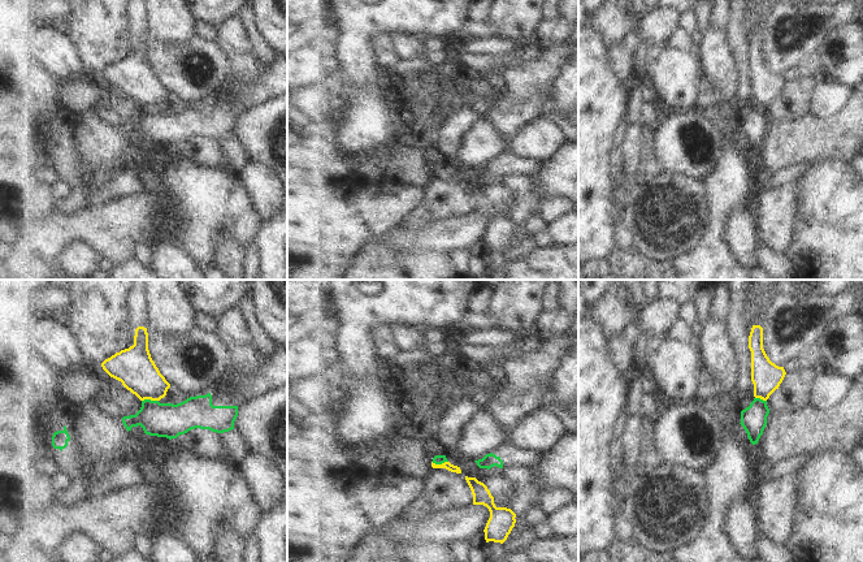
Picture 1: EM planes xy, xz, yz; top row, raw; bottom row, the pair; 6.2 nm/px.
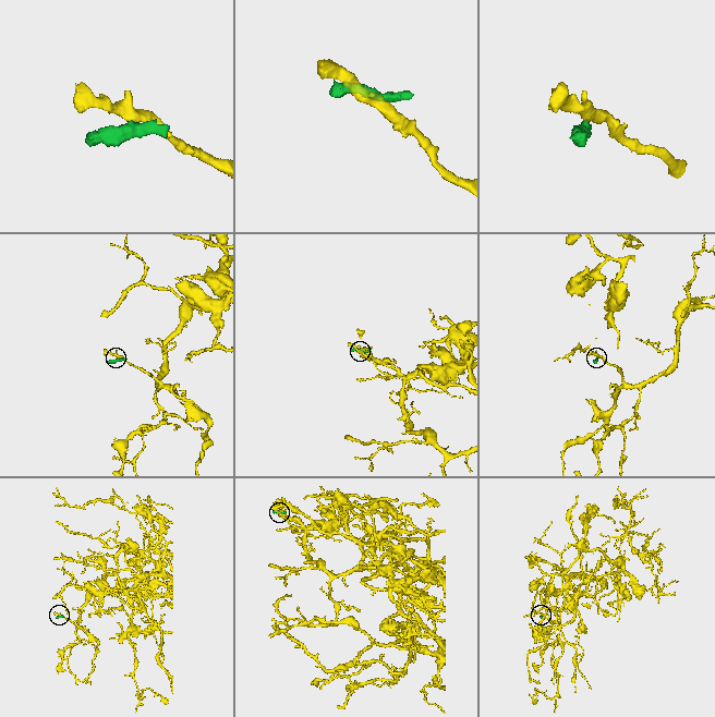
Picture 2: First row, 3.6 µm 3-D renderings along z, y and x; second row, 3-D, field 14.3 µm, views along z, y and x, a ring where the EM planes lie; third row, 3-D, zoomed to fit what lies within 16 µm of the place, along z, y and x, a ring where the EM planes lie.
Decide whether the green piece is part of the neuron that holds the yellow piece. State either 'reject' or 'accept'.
reject

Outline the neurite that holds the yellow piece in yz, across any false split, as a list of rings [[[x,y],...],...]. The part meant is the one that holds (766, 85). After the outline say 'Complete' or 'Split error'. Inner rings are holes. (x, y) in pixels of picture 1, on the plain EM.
[[[753,34],[749,44],[749,57],[751,60],[751,90],[754,92],[754,105],[767,109],[779,98],[786,81],[769,69],[763,57],[763,36]]]. Complete

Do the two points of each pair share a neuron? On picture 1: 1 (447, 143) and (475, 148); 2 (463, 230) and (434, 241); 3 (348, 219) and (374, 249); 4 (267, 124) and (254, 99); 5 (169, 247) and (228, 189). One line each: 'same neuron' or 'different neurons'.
1: different neurons
2: same neuron
3: different neurons
4: different neurons
5: different neurons

